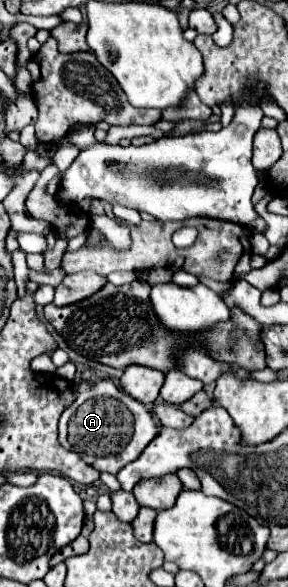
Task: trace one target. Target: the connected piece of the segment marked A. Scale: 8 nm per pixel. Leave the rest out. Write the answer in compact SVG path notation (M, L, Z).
M109 379L73 383L73 397L73 403L63 411L59 421L59 443L65 449L77 451L97 471L115 475L121 467L135 461L159 433L151 411Z

